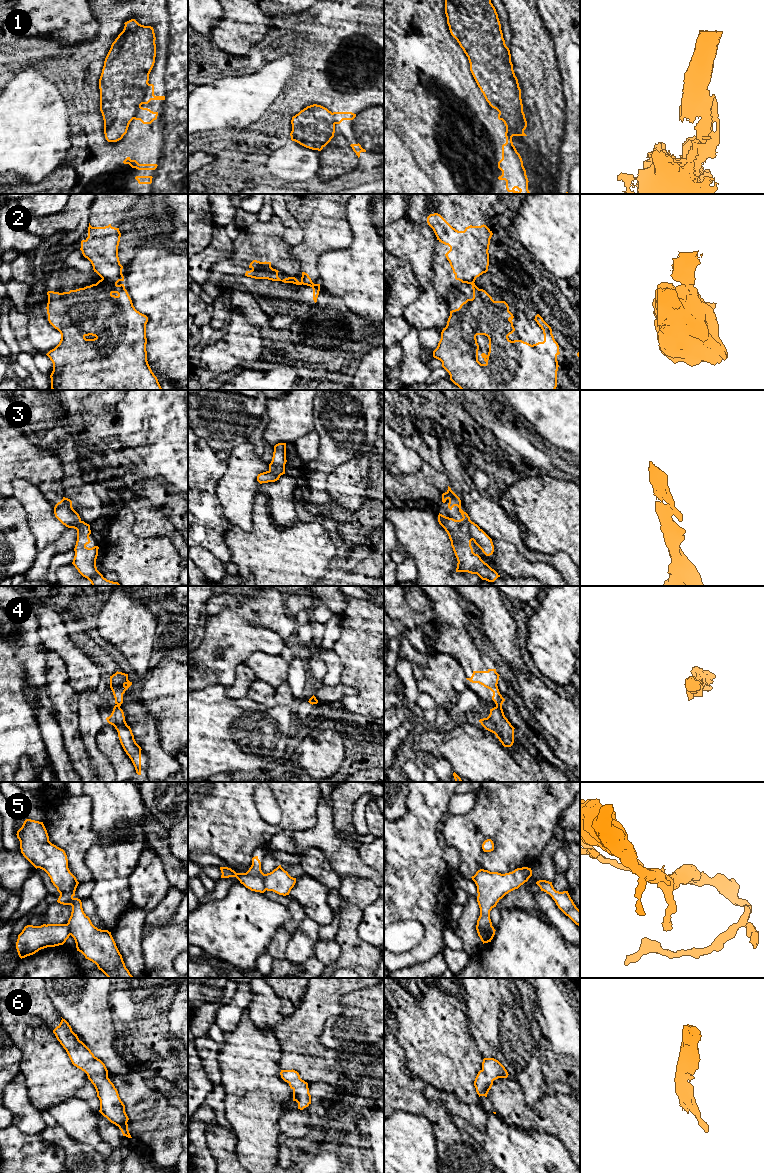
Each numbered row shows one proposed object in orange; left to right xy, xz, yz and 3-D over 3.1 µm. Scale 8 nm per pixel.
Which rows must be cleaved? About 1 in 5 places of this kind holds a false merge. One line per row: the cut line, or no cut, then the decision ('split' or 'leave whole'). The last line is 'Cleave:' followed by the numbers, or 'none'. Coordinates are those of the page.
1: cut in xy along (148, 83), (141, 103); split
2: cut in xy along (102, 278), (107, 283), (116, 285); split
3: no cut; leave whole
4: cut in yz along (496, 705), (501, 706); split
5: cut in yz along (491, 925), (483, 932), (476, 928); split
6: no cut; leave whole
Cleave: 1, 2, 4, 5

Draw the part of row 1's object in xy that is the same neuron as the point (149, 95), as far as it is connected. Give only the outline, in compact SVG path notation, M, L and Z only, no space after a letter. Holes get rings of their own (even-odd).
M148 83L147 92L144 96L142 104L148 104L151 100L165 100L165 96L155 96L154 95L154 85Z

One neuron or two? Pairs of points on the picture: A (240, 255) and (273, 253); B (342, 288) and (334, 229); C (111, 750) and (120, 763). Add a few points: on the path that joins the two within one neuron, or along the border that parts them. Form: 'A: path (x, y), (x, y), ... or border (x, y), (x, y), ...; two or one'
A: path (248, 253), (265, 253); one
B: border (352, 230), (347, 247), (327, 250), (317, 261); two
C: path (114, 753), (119, 760); one

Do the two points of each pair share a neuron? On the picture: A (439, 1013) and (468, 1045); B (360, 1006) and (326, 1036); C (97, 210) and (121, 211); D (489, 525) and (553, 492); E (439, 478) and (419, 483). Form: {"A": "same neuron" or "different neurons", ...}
{"A": "same neuron", "B": "same neuron", "C": "same neuron", "D": "different neurons", "E": "same neuron"}

